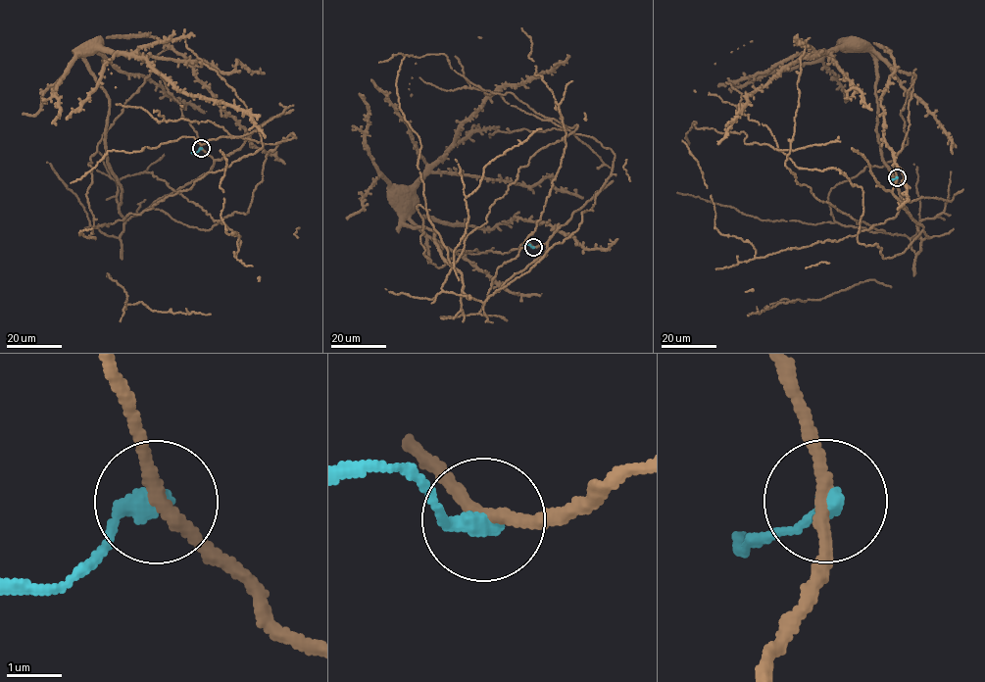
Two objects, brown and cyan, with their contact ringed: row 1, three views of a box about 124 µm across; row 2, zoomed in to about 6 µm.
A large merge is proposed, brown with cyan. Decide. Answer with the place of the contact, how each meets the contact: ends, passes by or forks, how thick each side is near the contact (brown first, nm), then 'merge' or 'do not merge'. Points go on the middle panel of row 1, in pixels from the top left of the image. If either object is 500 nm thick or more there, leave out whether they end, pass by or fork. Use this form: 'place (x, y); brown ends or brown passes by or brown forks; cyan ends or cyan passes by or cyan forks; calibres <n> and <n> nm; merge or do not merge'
place (533, 247); brown passes by; cyan ends; calibres 240 and 400 nm; do not merge

